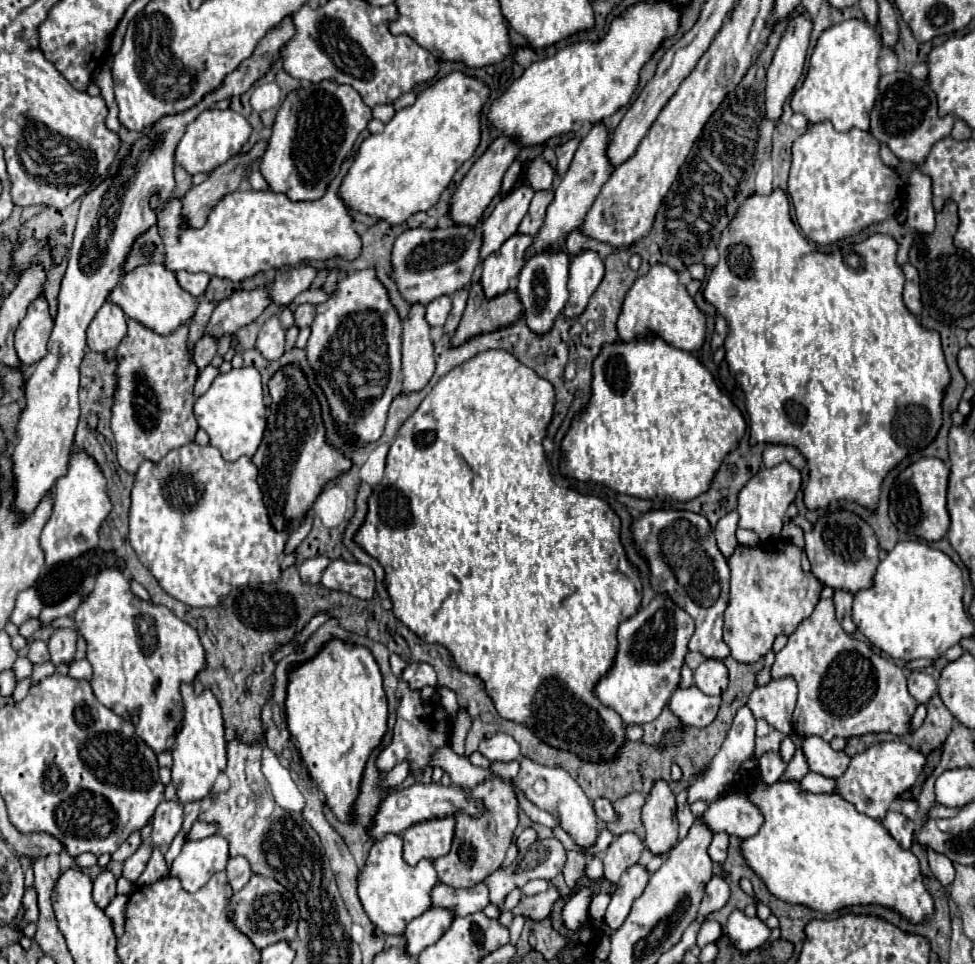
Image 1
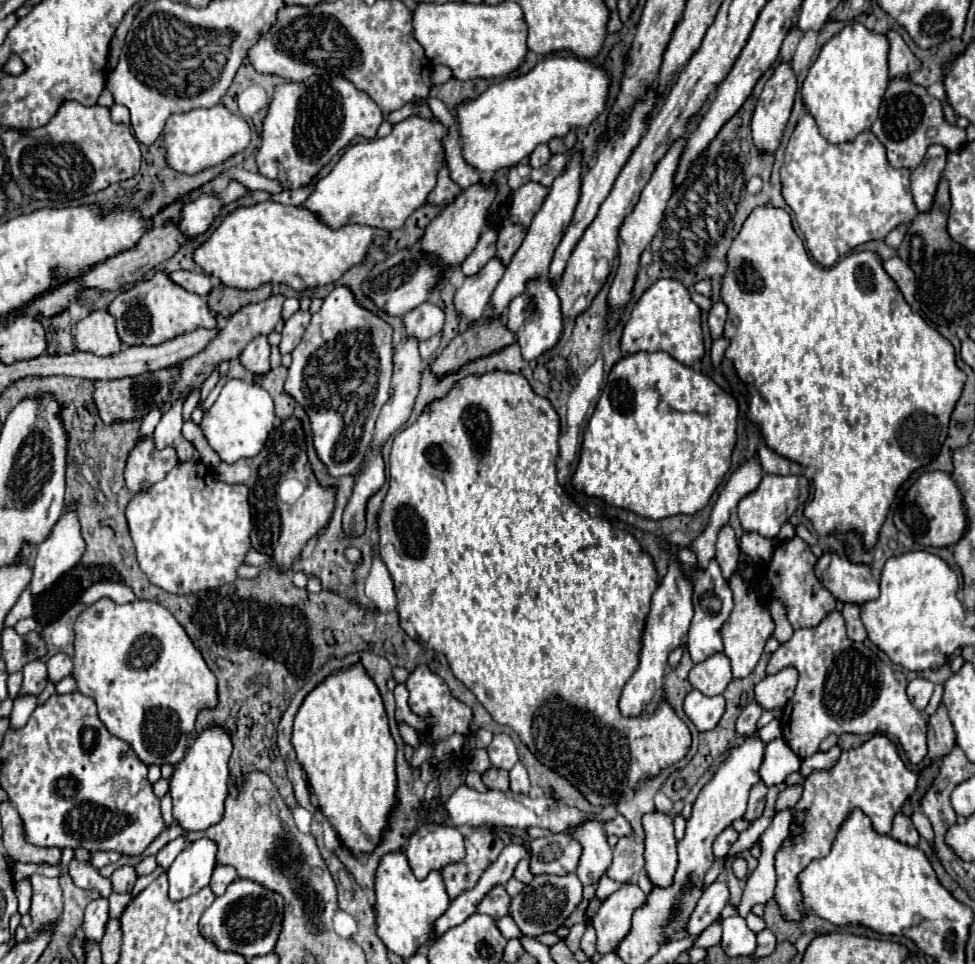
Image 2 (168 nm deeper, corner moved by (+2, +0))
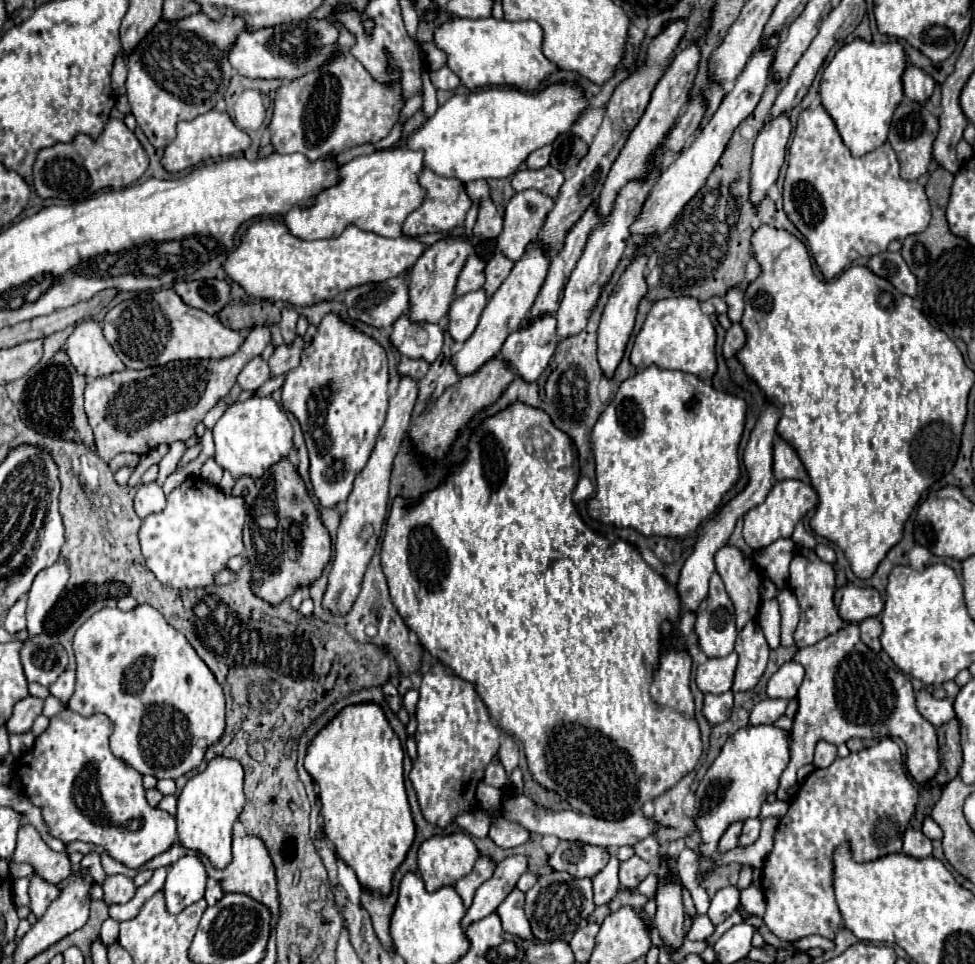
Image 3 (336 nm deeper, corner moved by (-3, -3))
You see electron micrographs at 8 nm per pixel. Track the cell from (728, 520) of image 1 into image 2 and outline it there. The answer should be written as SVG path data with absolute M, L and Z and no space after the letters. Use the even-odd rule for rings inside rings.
M725 525L719 531L719 537L717 537L715 561L719 563L723 577L727 581L737 573L737 557L739 557L739 547L737 547L737 541L735 541L735 533L733 533L731 525Z

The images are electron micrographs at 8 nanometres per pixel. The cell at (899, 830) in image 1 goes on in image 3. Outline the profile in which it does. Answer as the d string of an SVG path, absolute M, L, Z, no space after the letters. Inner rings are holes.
M908 826L904 832L902 852L912 858L926 858L932 854L932 842L920 830L914 830L912 826Z

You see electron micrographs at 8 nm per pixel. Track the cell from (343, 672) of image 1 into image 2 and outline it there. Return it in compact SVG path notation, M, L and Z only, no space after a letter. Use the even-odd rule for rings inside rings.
M353 665L341 673L327 677L317 689L313 689L293 723L291 743L297 753L297 761L303 765L311 791L317 797L321 813L331 823L333 831L353 855L369 855L381 843L383 831L391 811L397 805L397 775L395 775L395 741L389 733L387 713L381 695L361 665Z

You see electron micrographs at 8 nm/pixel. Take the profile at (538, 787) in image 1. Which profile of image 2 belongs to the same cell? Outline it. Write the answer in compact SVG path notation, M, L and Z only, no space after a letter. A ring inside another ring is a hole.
M585 821L569 833L583 845L583 855L577 867L577 877L583 885L597 885L597 881L607 873L613 851L607 843L607 835L599 821Z

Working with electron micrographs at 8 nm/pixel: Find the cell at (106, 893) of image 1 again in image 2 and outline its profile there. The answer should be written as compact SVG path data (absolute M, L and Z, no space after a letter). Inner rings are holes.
M99 897L95 901L91 901L85 909L85 919L83 919L83 937L85 941L93 941L93 943L99 943L103 933L105 933L105 925L109 921L109 905L107 905L107 899Z

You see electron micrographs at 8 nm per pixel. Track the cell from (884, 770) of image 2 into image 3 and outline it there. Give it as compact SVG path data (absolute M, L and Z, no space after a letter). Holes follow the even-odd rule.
M882 738L876 746L850 754L846 758L836 758L828 768L814 770L804 784L798 788L790 802L788 814L780 818L774 850L768 854L762 868L762 890L766 896L764 924L782 940L798 940L810 934L820 934L824 938L834 938L836 928L842 924L840 910L834 902L832 890L832 852L842 840L852 844L854 860L866 862L876 860L886 854L896 854L902 850L902 836L914 814L918 802L918 790L906 776L902 764L902 752L892 738Z

